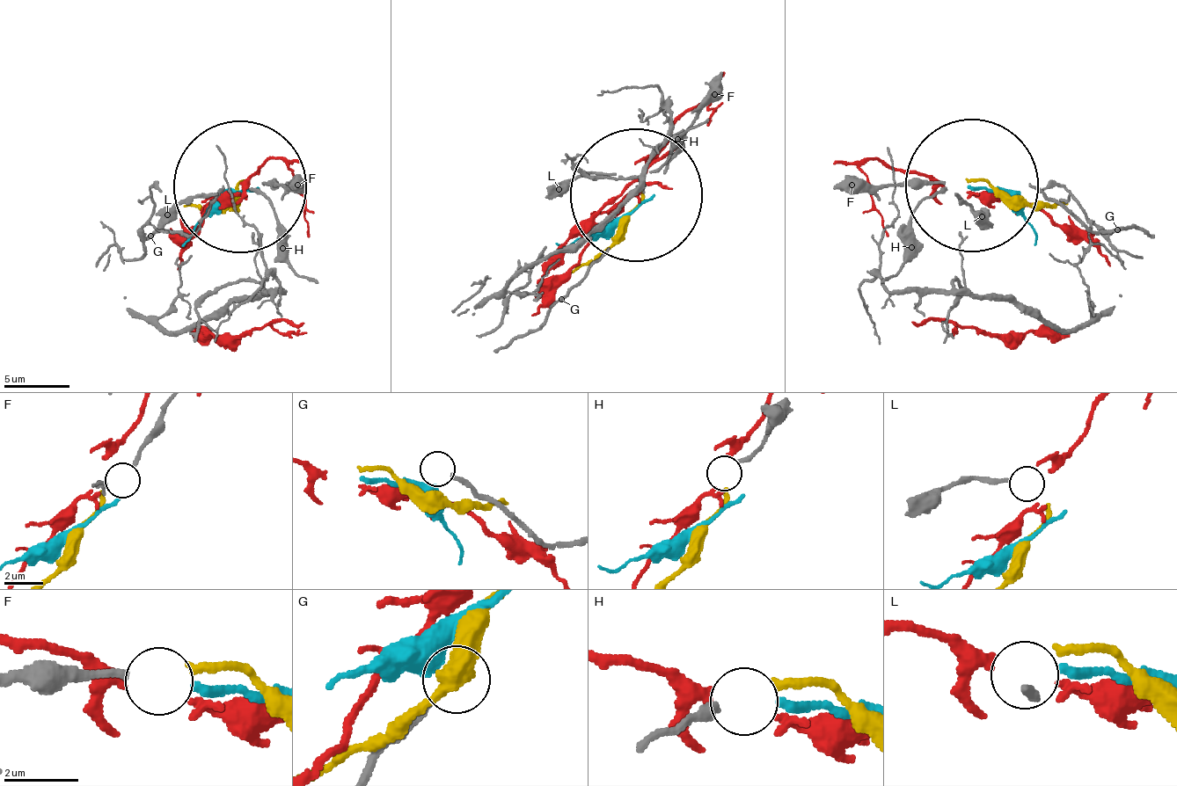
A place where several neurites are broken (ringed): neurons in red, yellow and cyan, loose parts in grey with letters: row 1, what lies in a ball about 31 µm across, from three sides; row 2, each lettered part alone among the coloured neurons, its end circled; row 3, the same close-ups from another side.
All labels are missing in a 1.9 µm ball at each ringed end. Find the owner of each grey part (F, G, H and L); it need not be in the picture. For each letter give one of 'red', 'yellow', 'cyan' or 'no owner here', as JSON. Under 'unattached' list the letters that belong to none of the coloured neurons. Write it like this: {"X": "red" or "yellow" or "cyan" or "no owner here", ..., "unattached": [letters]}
{"F": "cyan", "G": "no owner here", "H": "yellow", "L": "no owner here", "unattached": ["G", "L"]}

